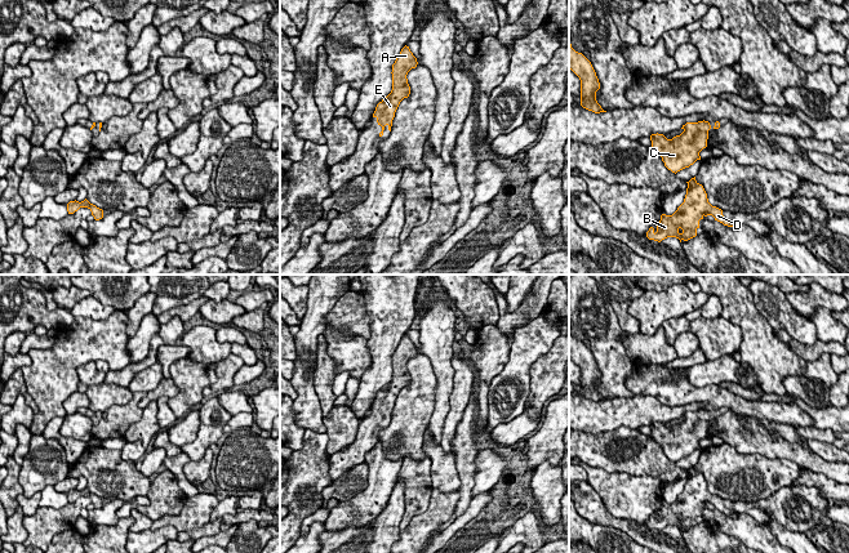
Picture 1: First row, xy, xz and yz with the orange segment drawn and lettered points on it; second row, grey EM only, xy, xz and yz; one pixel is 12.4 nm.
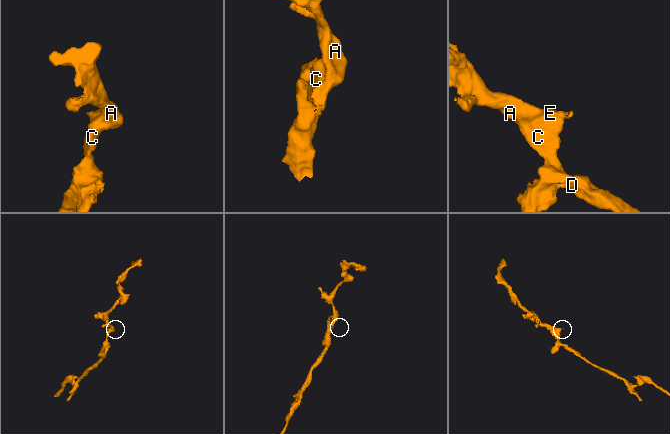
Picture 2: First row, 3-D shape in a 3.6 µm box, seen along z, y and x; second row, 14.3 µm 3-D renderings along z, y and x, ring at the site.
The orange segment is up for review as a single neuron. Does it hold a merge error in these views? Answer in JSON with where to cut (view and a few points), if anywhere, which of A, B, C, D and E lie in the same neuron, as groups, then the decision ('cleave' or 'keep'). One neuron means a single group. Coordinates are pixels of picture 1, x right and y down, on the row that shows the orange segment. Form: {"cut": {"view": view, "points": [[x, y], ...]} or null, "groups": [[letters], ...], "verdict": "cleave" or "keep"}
{"cut": null, "groups": [["A", "B", "C", "D", "E"]], "verdict": "keep"}

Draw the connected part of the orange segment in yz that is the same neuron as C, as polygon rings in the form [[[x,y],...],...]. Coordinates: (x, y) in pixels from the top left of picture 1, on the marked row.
[[[708,121],[686,122],[683,133],[667,139],[663,134],[652,134],[652,147],[662,157],[664,166],[677,173],[701,160],[699,152],[707,147]]]

